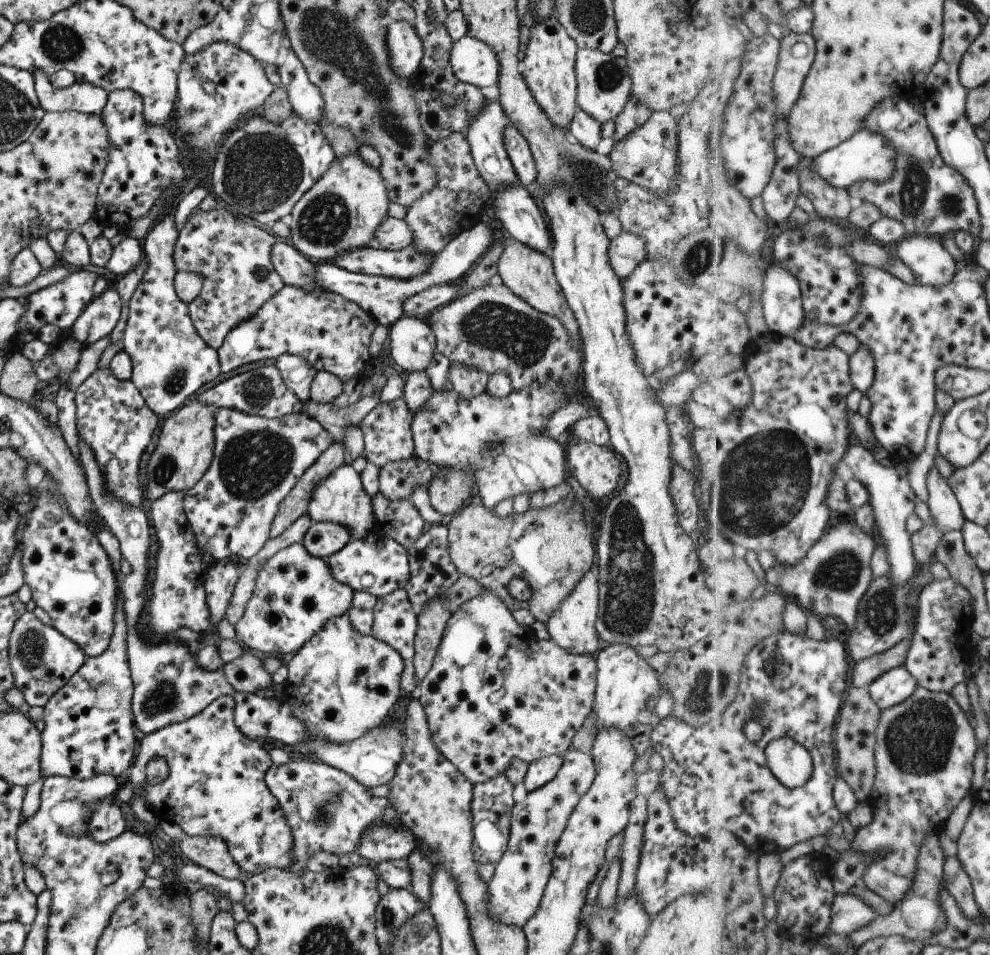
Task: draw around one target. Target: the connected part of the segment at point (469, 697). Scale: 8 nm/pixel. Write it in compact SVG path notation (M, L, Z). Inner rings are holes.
M485 590L480 596L466 601L456 608L447 620L441 643L439 644L432 668L420 681L416 697L422 703L426 713L427 723L437 749L473 784L486 782L505 772L512 759L518 759L530 764L544 757L563 755L572 748L573 738L578 729L584 724L586 717L593 710L595 688L597 685L597 662L595 656L579 655L561 649L552 639L545 641L526 639L526 630L516 622L512 611L494 593Z

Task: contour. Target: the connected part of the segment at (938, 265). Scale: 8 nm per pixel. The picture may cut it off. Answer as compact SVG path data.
M908 235L894 248L900 258L915 272L917 281L920 285L942 287L950 284L959 273L960 262L952 256L952 252L946 249L942 243L942 238Z

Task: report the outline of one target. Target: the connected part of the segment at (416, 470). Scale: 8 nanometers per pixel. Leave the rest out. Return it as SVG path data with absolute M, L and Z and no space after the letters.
M416 456L407 461L388 463L379 472L379 491L390 500L410 500L417 486L429 484L433 469L429 462Z

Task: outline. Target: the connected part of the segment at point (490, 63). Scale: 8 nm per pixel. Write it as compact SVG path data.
M471 36L453 41L450 64L458 80L473 84L479 89L497 86L499 62L494 50Z

